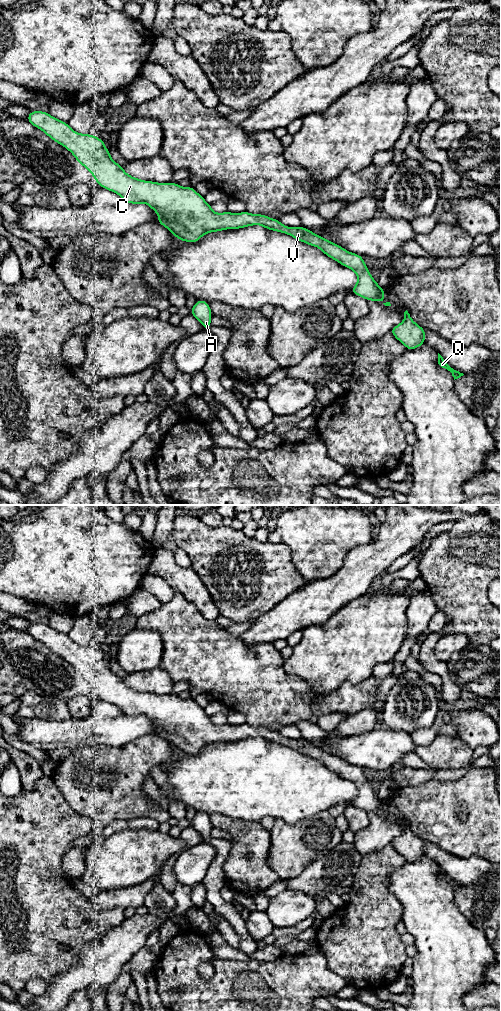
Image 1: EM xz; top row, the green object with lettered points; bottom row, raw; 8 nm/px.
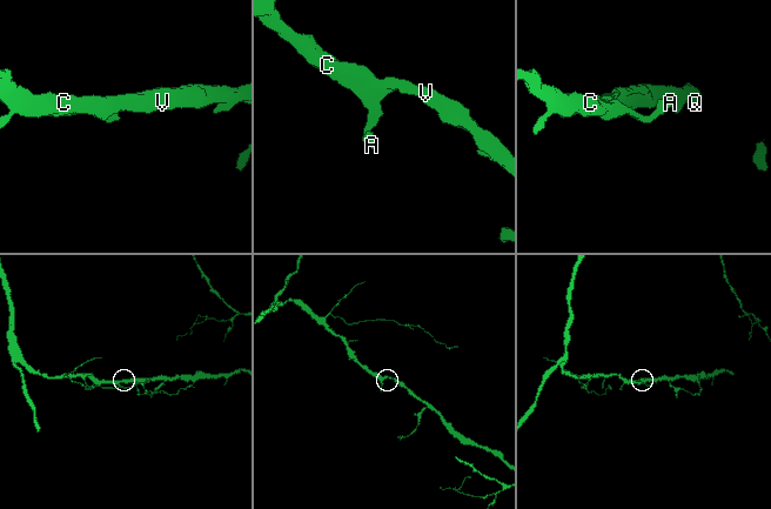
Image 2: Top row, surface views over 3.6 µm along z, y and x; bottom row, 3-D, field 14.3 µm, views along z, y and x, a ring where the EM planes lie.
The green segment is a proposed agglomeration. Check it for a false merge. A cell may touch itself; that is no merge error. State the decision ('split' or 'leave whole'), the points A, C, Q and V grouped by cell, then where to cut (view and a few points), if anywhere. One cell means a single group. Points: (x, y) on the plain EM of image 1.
leave whole; A C Q V; no cut

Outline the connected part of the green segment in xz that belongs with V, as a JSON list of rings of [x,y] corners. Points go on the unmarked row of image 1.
[[[29,623],[27,633],[34,639],[40,641],[54,654],[62,657],[73,666],[76,673],[85,679],[93,687],[99,699],[105,700],[118,706],[124,715],[147,716],[158,727],[158,736],[168,741],[178,752],[197,755],[202,748],[211,744],[219,744],[227,741],[242,741],[245,739],[260,737],[268,742],[285,745],[307,757],[319,760],[326,768],[335,772],[355,784],[358,793],[350,802],[351,805],[368,813],[378,813],[385,818],[391,818],[390,814],[384,815],[385,803],[377,796],[367,780],[363,768],[351,765],[328,751],[321,749],[309,741],[301,739],[289,739],[283,737],[278,731],[273,731],[265,726],[252,726],[247,723],[241,725],[215,725],[211,716],[197,705],[192,699],[181,699],[178,695],[158,695],[145,693],[130,688],[124,683],[122,677],[117,676],[110,668],[105,654],[99,649],[91,646],[81,646],[74,643],[67,634],[61,633],[45,623]]]

